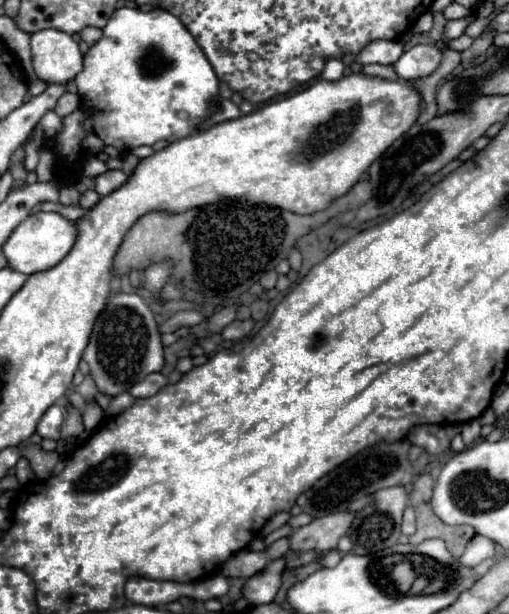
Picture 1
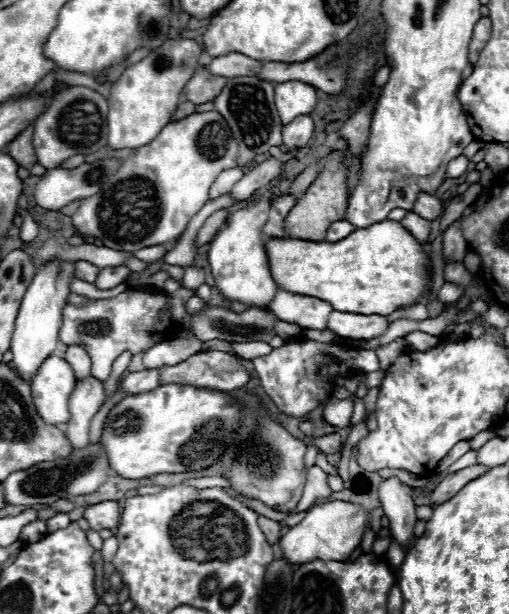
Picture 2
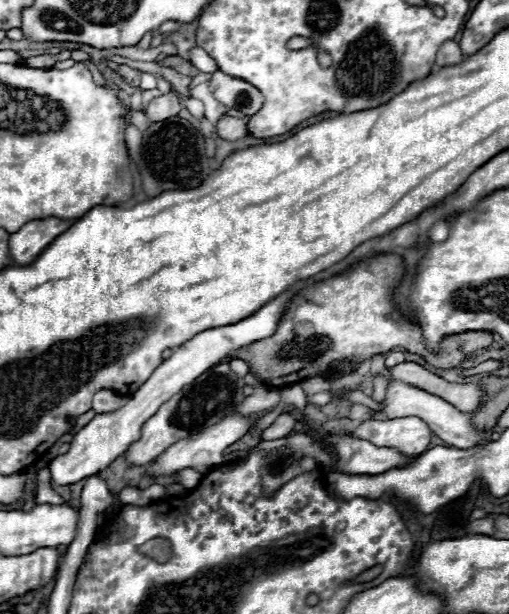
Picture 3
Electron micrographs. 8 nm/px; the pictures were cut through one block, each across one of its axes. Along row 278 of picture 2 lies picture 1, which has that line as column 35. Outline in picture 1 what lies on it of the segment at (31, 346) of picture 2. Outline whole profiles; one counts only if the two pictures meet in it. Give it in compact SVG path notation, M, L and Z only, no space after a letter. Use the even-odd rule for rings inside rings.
M48 28L30 36L32 66L46 84L66 84L82 68L82 52L74 38L62 30Z

